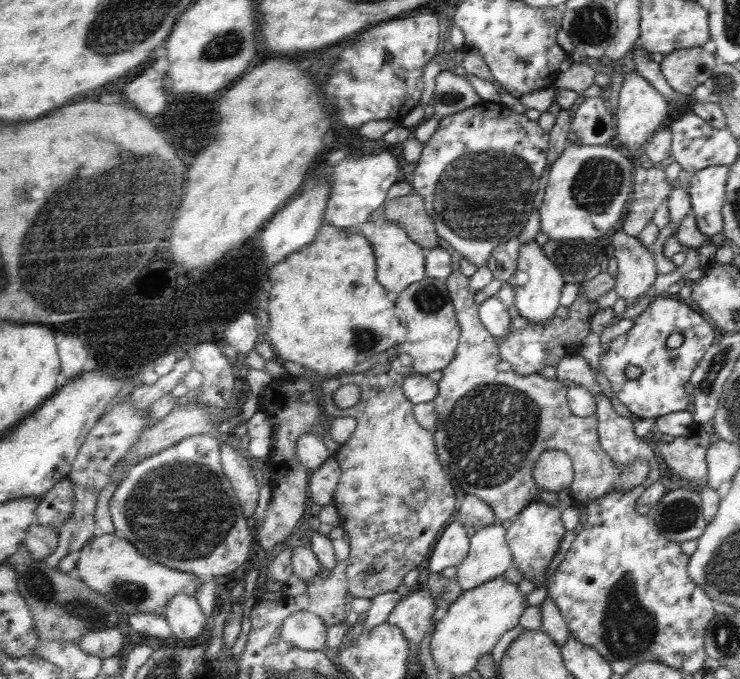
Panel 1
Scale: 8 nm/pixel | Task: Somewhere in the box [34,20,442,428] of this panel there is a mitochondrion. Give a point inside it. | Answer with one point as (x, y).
(225, 46)

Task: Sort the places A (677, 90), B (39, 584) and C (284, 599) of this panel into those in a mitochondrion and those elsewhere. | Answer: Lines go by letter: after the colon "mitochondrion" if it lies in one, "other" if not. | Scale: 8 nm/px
A: other
B: mitochondrion
C: other

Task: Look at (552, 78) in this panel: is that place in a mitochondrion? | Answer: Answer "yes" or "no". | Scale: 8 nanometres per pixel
no

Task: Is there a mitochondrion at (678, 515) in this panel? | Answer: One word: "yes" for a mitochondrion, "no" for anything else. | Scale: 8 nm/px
yes

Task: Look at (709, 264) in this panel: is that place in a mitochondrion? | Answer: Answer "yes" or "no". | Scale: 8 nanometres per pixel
no

